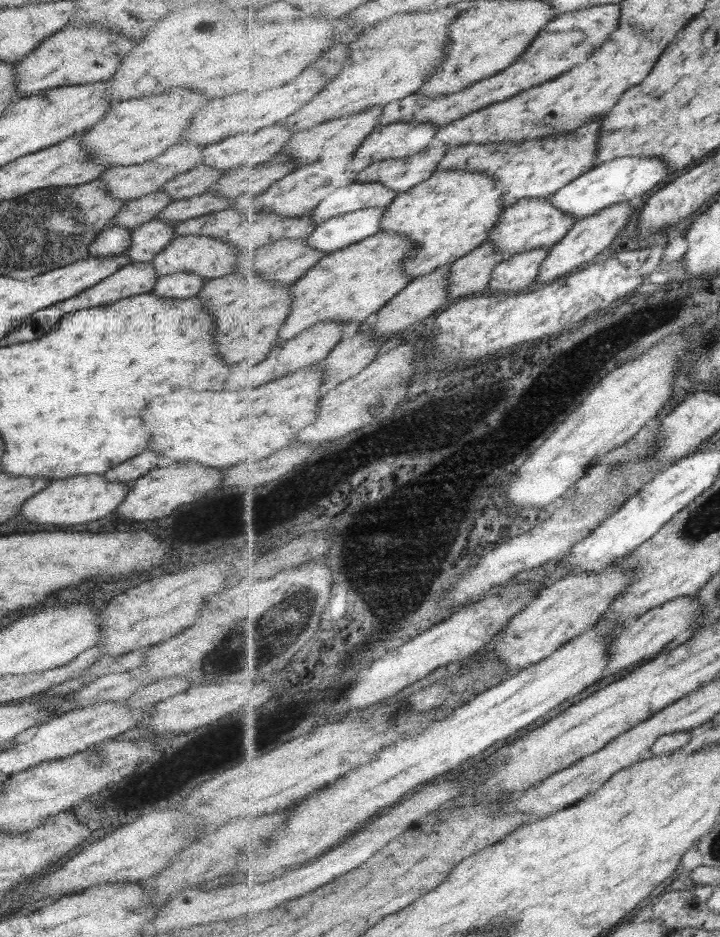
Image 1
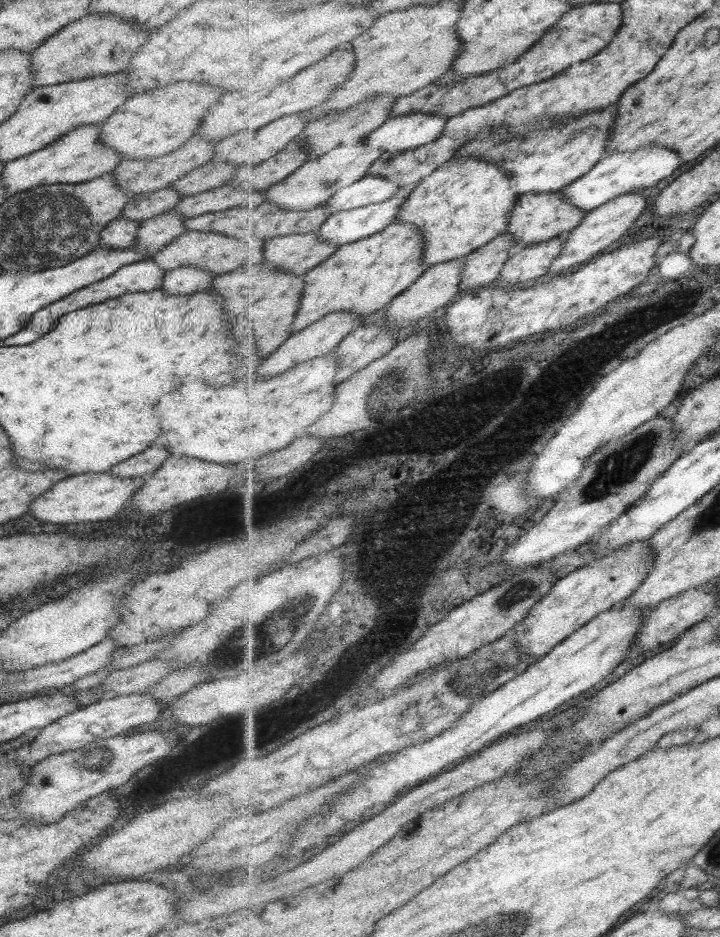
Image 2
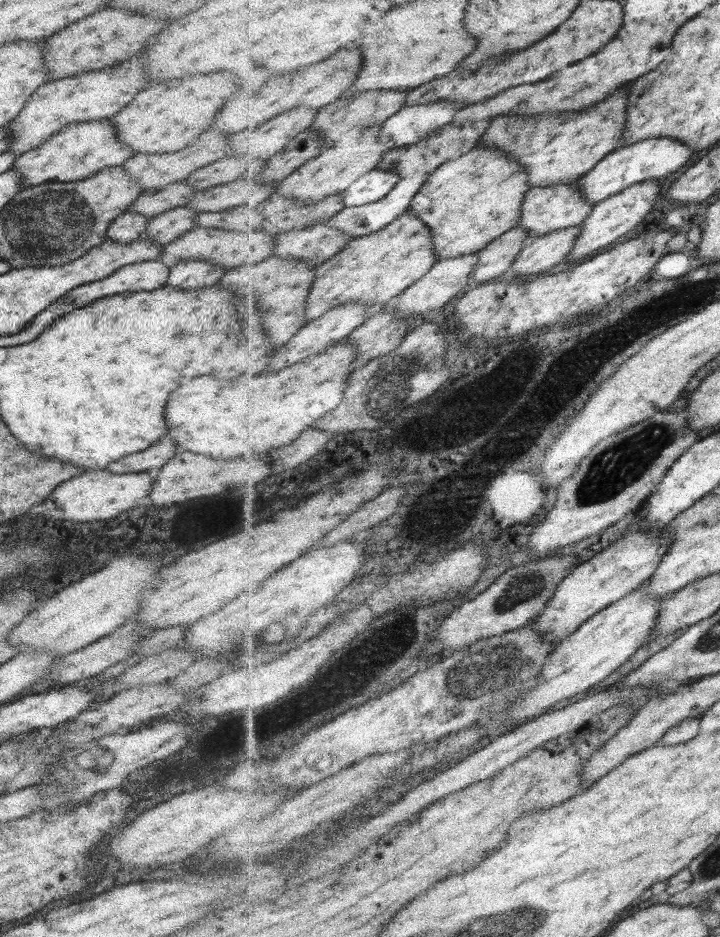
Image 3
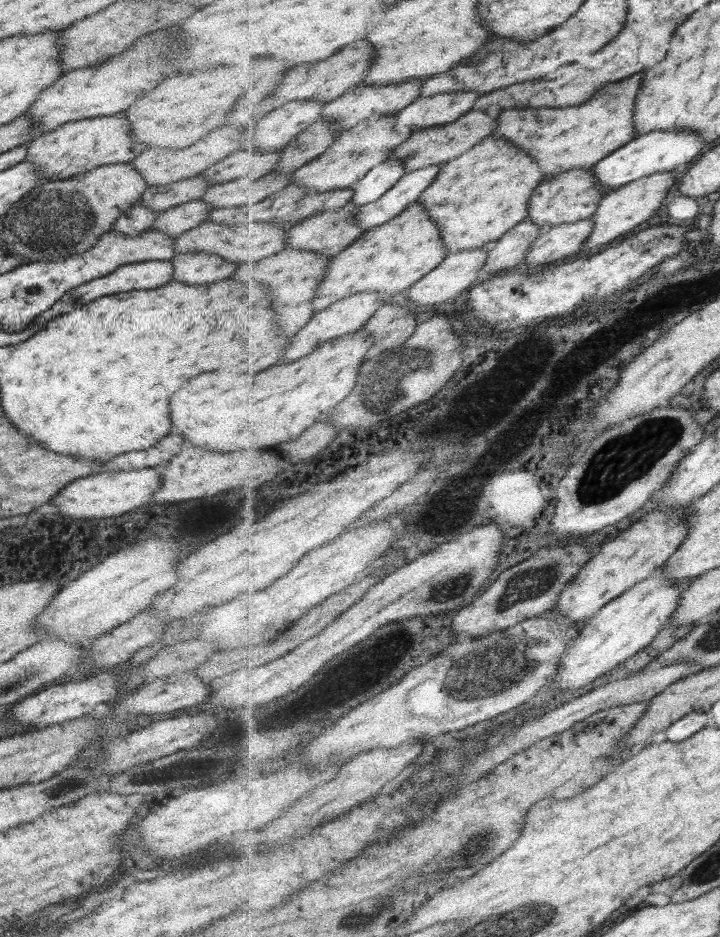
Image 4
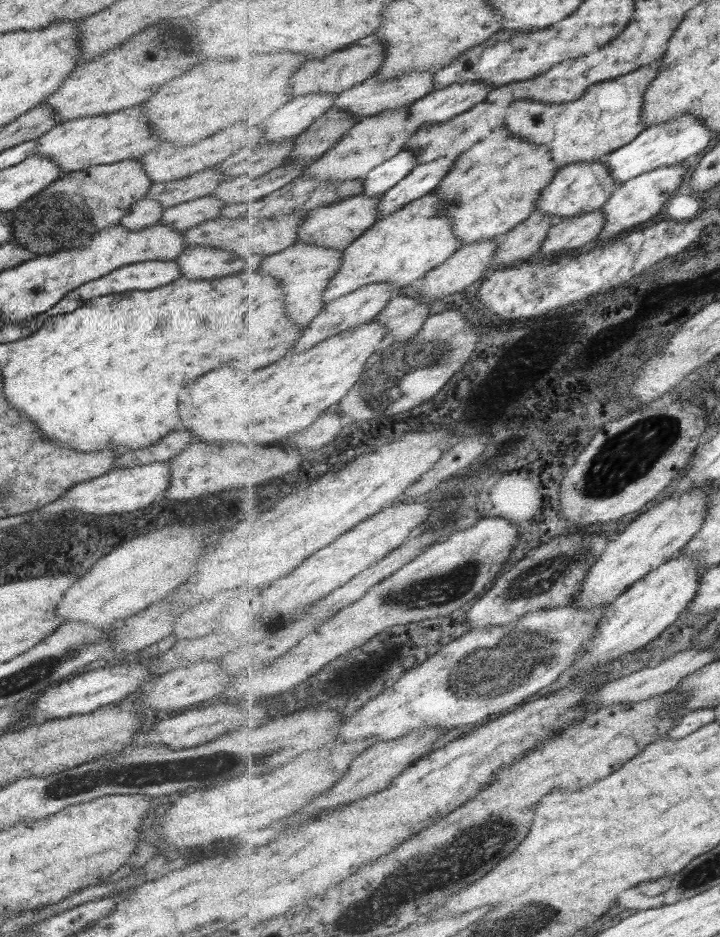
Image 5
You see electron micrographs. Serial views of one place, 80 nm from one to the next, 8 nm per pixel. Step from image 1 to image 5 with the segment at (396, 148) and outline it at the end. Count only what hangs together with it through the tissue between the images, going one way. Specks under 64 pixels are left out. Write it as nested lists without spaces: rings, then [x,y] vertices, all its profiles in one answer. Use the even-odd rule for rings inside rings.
[[[475,82],[451,84],[449,87],[435,89],[410,107],[408,121],[413,122],[414,125],[423,122],[445,122],[484,102],[491,89],[493,86],[475,84]]]

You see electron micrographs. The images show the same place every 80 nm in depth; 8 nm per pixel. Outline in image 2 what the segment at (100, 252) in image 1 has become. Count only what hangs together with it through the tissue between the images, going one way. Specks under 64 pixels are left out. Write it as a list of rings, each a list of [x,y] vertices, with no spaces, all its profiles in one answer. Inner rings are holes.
[[[119,216],[108,223],[100,232],[97,247],[108,249],[127,249],[133,247],[139,227],[139,221]]]

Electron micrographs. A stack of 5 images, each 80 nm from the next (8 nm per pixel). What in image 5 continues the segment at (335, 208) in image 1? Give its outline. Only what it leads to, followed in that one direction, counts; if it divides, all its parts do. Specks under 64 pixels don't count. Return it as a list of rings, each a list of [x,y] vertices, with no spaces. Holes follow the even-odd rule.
[[[404,149],[397,156],[376,166],[363,179],[364,192],[370,197],[381,197],[403,180],[417,165],[418,156],[409,149]]]

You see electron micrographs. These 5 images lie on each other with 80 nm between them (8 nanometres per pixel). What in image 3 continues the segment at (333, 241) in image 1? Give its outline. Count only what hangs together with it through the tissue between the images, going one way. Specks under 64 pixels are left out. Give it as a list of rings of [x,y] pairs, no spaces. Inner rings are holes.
[[[429,173],[401,179],[383,200],[365,206],[347,207],[330,219],[330,225],[351,235],[362,237],[379,232],[411,207],[415,195],[423,188]]]

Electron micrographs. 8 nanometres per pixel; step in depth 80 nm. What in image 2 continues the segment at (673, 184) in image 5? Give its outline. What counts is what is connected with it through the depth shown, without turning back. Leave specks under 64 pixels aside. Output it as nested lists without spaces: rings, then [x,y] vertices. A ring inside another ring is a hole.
[[[648,190],[623,193],[621,197],[614,198],[613,201],[606,202],[604,206],[599,206],[598,209],[587,213],[583,222],[566,235],[564,248],[550,266],[548,276],[565,272],[571,266],[587,263],[593,257],[603,254],[605,248],[609,248],[623,234],[627,234],[629,228],[633,228],[633,224],[641,218],[641,214],[647,208],[647,195],[649,195]]]

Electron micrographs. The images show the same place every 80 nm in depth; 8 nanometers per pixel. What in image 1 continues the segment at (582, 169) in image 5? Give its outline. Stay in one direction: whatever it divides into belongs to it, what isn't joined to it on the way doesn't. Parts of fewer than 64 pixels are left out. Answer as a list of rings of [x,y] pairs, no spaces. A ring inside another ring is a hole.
[[[527,197],[512,205],[506,208],[503,215],[499,217],[494,232],[487,240],[494,242],[499,253],[506,258],[535,249],[550,250],[567,236],[576,223],[569,214],[555,208],[550,199]]]

